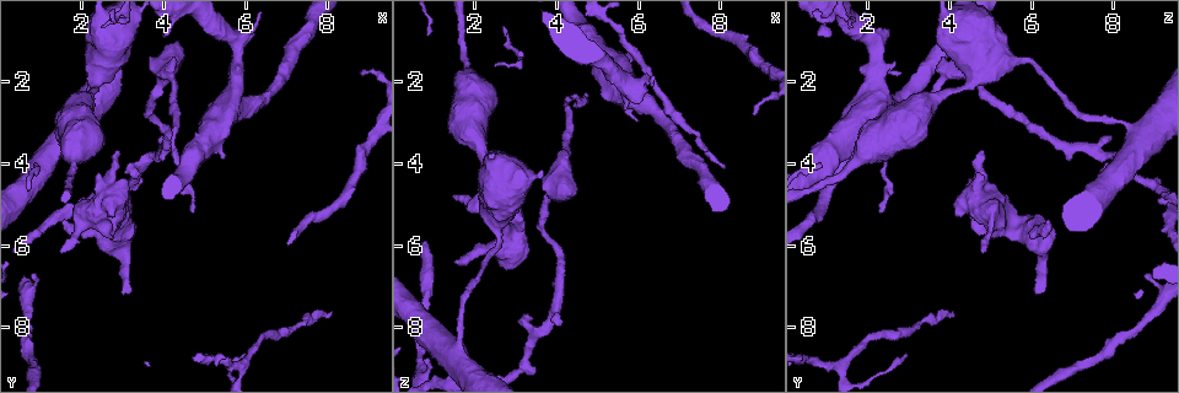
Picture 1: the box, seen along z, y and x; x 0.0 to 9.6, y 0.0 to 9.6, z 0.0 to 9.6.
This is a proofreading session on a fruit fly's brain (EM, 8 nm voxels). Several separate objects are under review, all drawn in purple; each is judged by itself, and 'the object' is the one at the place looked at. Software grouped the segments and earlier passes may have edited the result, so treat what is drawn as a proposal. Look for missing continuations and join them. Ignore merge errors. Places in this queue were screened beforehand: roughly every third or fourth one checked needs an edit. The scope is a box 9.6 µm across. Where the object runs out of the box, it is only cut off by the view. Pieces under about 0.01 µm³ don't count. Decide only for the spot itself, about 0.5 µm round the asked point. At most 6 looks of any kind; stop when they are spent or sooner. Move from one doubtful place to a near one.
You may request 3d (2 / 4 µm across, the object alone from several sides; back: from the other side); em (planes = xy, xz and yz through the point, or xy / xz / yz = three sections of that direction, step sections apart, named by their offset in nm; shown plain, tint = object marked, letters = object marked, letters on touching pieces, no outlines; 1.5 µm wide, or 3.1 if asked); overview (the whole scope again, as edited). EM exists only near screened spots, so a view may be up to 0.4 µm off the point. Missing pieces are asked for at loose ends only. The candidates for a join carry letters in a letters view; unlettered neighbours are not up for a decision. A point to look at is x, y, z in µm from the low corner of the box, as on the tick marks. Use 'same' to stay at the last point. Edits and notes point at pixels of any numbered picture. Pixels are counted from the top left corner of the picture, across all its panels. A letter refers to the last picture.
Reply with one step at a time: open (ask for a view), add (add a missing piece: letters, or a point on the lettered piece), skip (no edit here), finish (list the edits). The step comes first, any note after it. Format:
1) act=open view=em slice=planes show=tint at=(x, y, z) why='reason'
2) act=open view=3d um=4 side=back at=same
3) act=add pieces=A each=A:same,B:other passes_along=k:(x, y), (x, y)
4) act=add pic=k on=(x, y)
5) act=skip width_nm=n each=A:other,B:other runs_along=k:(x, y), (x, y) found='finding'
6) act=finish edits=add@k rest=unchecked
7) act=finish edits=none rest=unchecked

act=open view=em slice=planes show=letters at=(4.75, 5.15, 2.30) why='long arm stops here'

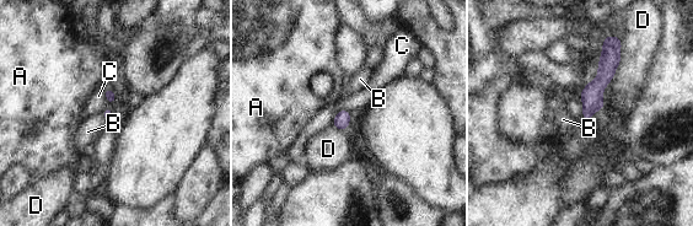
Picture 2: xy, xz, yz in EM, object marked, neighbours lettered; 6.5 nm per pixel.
act=skip width_nm=70 each=A:other,B:other,C:other,D:other border=2:(349, 111), (340, 109), (332, 124) found='none of them fits'

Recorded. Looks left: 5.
act=open view=3d um=2 at=(3.20, 7.15, 6.10) why='an open end'

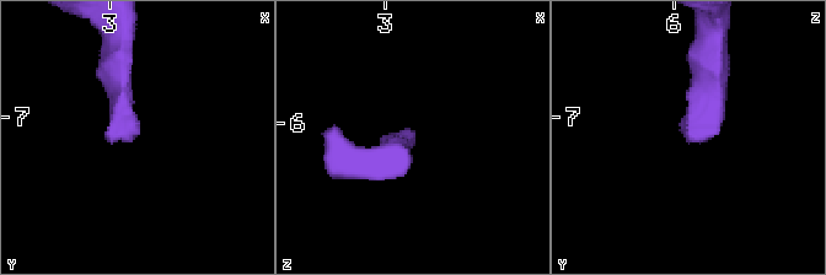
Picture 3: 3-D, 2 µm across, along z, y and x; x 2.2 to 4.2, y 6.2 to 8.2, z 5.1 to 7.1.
act=open view=em slice=xy step=8 show=letters at=(3.14, 7.16, 6.12) why='now the EM'

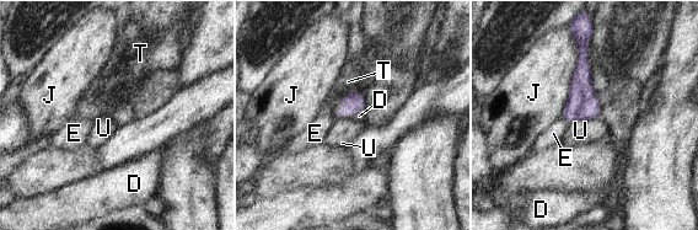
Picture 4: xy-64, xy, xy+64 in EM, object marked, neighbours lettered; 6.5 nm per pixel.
act=add pieces=D width_nm=130 each=D:same,E:other,J:other,T:other,U:other found='it goes on there'

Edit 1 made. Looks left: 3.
act=open view=overview why='see it whole again'

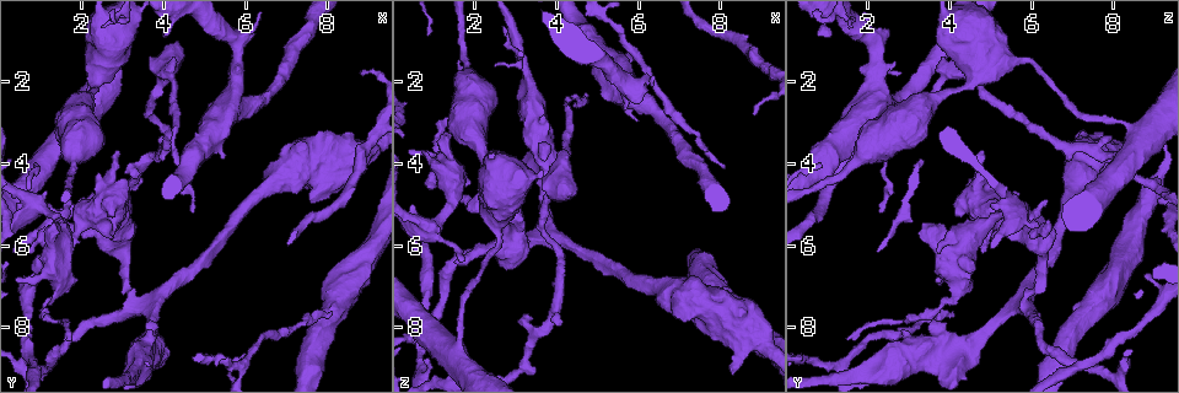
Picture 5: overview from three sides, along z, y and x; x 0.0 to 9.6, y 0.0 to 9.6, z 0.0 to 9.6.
act=open view=em slice=planes show=tint at=(8.15, 7.75, 4.15) why='tapers out'

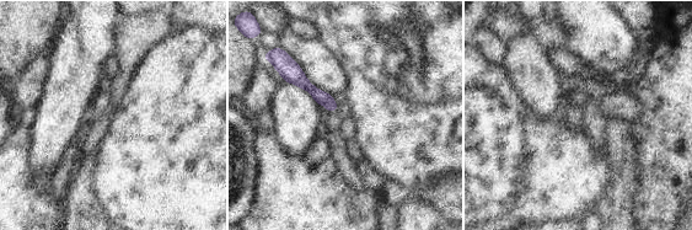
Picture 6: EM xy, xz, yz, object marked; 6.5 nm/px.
act=open view=em slice=planes show=letters at=same

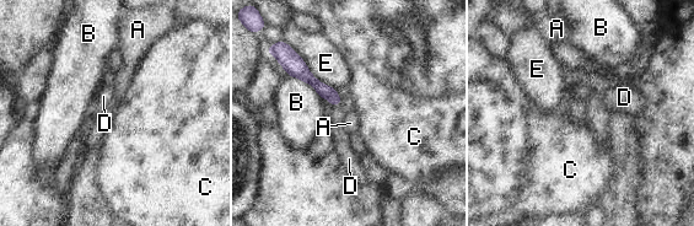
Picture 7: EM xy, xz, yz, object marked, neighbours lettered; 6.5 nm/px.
act=add pieces=D width_nm=80 longest_contact=E:400nm each=A:other,B:other,C:other,D:same,E:other found='the cell continues'

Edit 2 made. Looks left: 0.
act=finish edits=add@4,add@7 rest=unchecked

